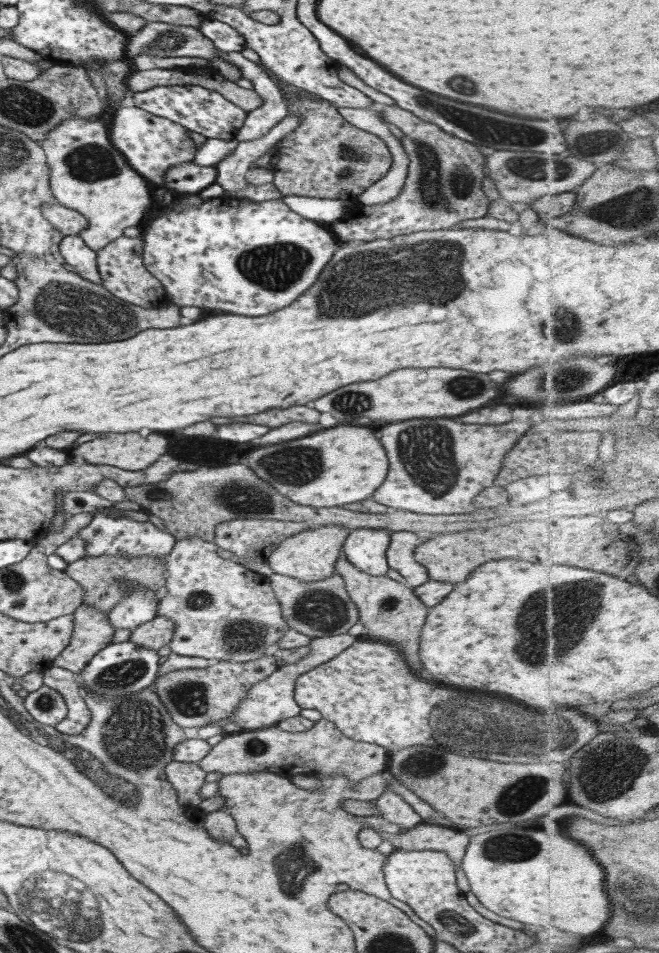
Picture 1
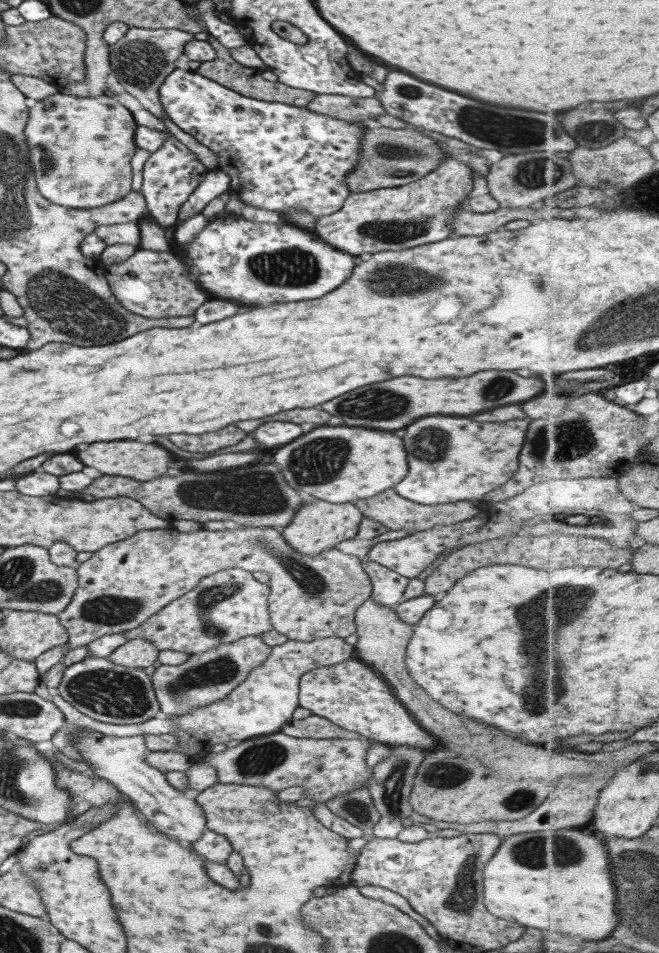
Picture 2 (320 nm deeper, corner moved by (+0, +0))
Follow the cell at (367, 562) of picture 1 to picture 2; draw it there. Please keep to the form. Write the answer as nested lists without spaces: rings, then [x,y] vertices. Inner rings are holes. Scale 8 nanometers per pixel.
[[[369,559],[361,562],[364,571],[370,578],[372,586],[370,598],[372,598],[372,601],[381,606],[393,608],[396,603],[401,601],[401,594],[407,586],[408,578],[376,562],[371,562]]]

